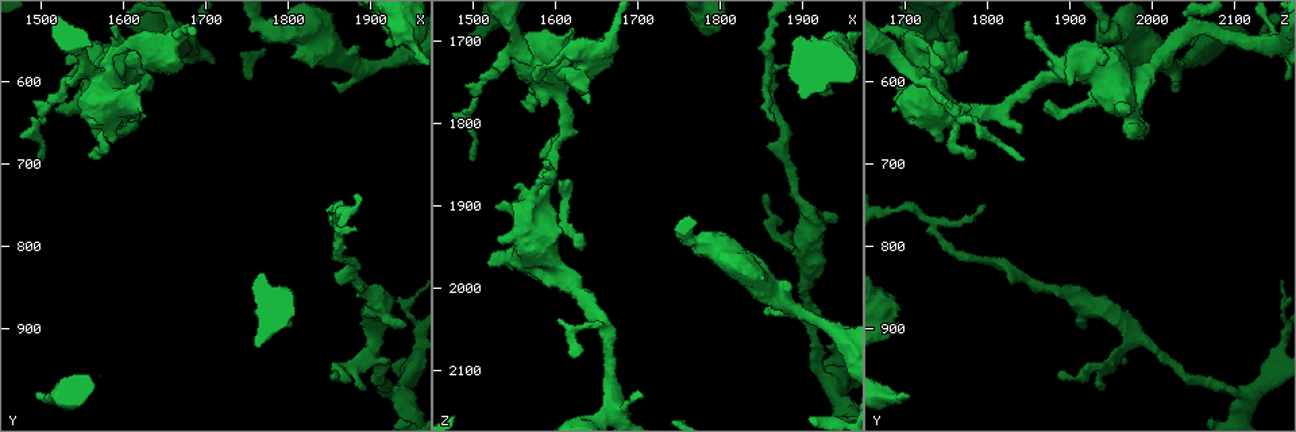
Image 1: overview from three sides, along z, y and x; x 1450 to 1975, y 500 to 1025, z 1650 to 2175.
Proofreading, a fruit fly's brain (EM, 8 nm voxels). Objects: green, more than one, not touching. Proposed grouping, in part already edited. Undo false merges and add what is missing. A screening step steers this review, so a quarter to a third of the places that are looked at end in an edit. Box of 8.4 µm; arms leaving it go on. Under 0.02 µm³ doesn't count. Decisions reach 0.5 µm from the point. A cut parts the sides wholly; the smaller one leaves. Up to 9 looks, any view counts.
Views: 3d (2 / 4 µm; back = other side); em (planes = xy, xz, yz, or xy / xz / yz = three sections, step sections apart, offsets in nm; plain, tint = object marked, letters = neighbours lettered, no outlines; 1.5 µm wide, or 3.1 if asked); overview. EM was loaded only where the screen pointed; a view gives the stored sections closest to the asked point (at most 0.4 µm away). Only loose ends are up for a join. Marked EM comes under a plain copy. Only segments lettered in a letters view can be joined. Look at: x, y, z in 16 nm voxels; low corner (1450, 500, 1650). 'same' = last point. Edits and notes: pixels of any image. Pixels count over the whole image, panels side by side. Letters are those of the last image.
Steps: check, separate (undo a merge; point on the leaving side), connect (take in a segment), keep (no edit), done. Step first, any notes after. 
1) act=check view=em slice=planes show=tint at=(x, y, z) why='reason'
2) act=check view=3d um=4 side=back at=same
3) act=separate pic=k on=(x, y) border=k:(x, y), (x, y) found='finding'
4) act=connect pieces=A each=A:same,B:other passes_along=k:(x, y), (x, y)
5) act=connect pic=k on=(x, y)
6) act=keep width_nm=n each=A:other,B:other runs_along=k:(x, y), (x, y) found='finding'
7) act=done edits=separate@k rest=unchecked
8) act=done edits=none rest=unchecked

act=check view=em slice=planes show=letters at=(1940, 895, 1910) why='thick end'

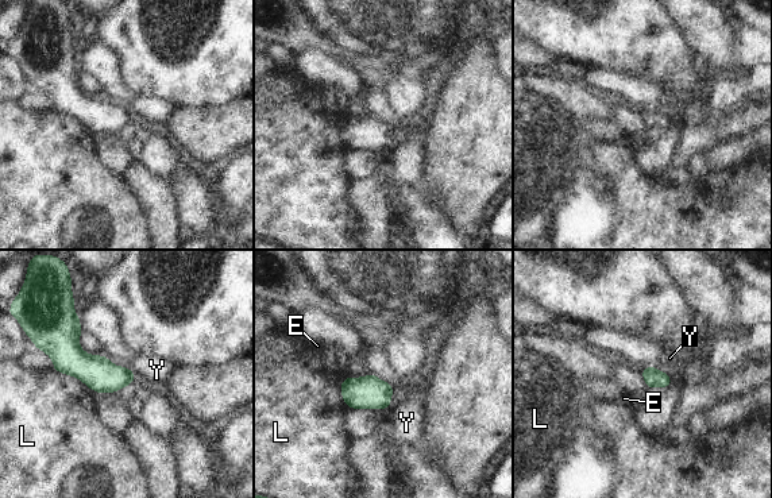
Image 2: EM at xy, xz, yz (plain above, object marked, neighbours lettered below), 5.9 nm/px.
act=keep each=E:other,L:other,Y:other found='none of them fits'

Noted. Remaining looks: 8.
act=check view=em slice=yz step=4 show=letters at=(1605, 620, 1875) why='free end'

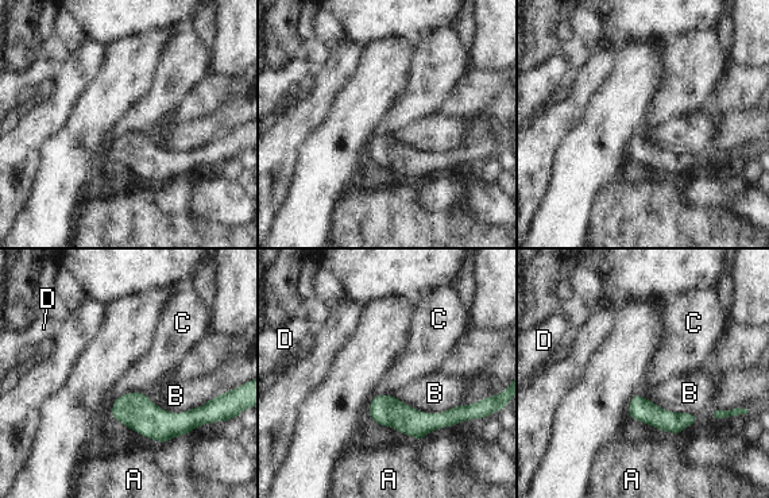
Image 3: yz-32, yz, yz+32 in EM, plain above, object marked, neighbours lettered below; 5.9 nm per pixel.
act=keep each=A:other,B:other,C:other,D:other border=3:(142, 390), (120, 394), (109, 409) found='none of them fits'

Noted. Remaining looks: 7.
act=check view=em slice=planes show=tint at=(1560, 690, 1780) why='branch stops here'

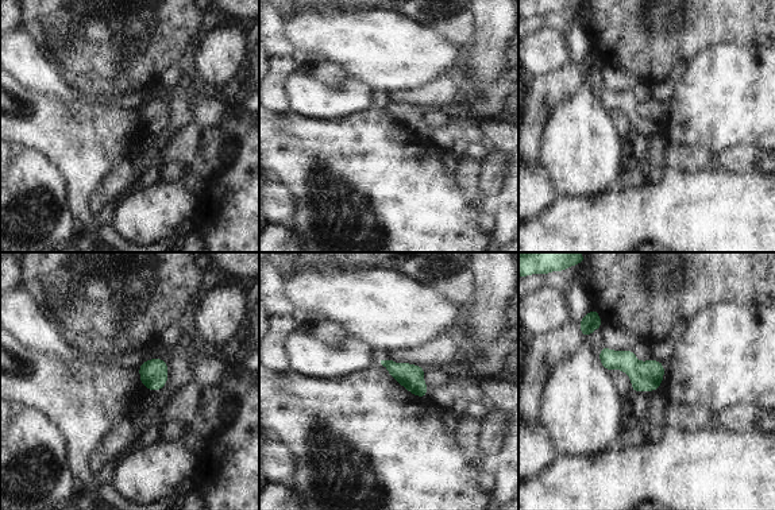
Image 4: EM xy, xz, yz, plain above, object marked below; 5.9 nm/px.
act=check view=em slice=planes show=letters at=same

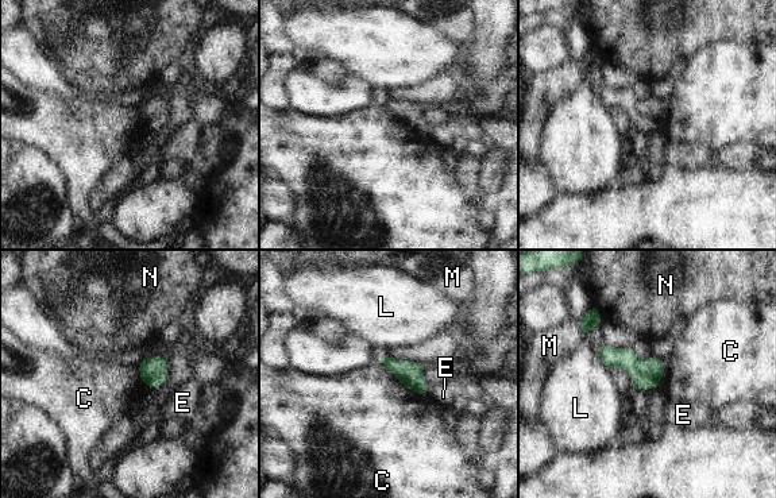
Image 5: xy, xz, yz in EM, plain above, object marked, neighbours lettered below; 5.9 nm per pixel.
act=keep each=C:other,E:other,L:other,M:other,N:other found='none of them fits'

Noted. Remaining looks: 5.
act=check view=3d um=2 at=(1495, 985, 1705) why='long arm stops here'

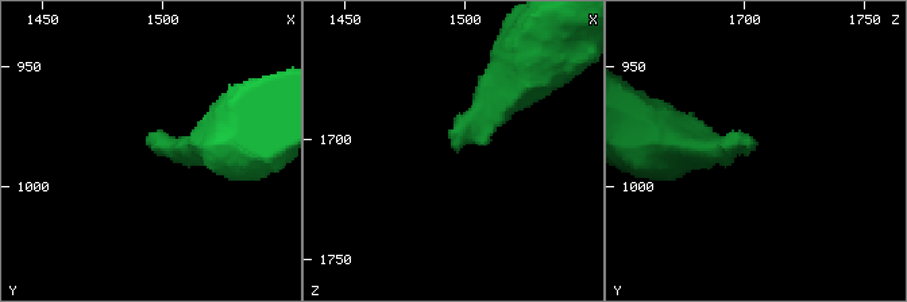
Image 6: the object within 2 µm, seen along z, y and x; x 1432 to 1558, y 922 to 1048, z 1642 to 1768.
act=check view=em slice=xy step=8 show=letters at=(1497, 982, 1705)

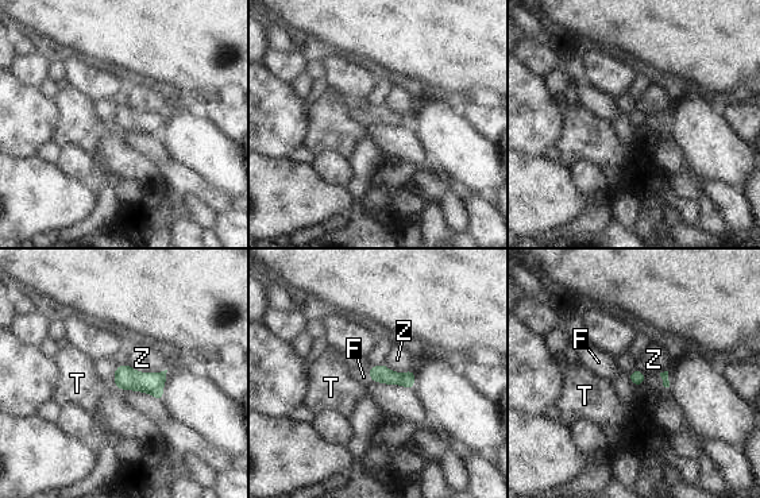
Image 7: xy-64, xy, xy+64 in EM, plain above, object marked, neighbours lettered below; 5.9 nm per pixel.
act=check view=em slice=planes show=letters at=same why='cut it another way'

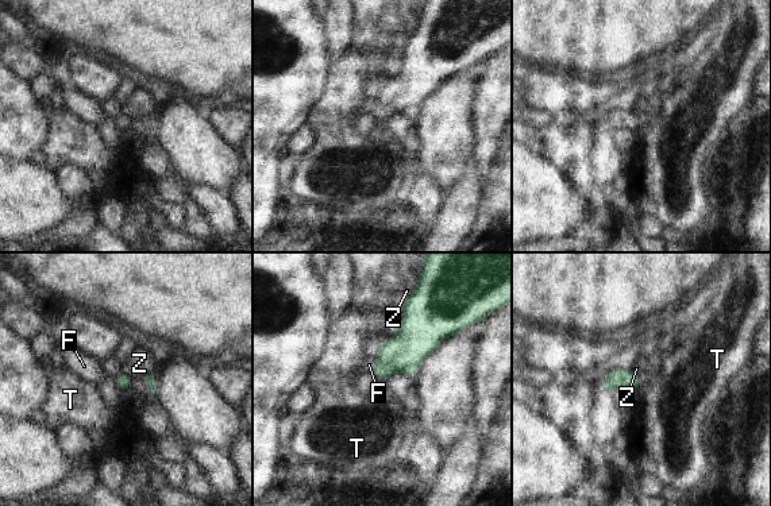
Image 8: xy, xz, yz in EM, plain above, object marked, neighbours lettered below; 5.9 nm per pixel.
act=connect pieces=F each=F:same,T:other,Z:other passes_along=8:(403, 354), (374, 366), (369, 364) found='the neuron continues'

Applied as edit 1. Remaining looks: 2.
act=done edits=connect@8 rest=unchecked

